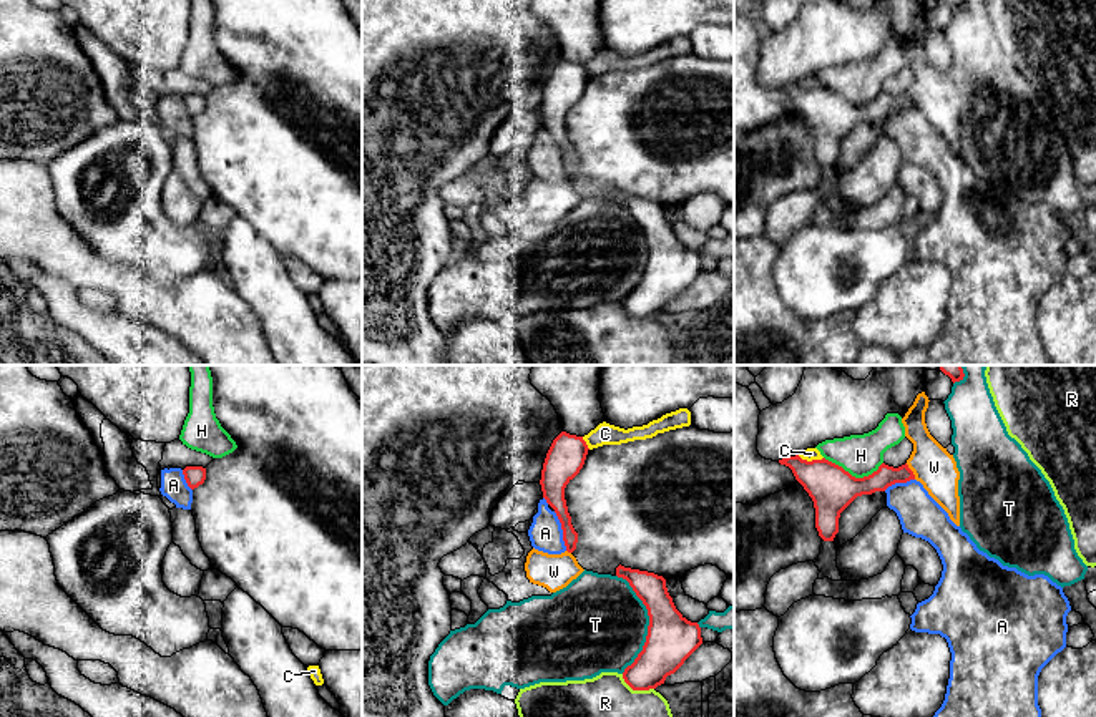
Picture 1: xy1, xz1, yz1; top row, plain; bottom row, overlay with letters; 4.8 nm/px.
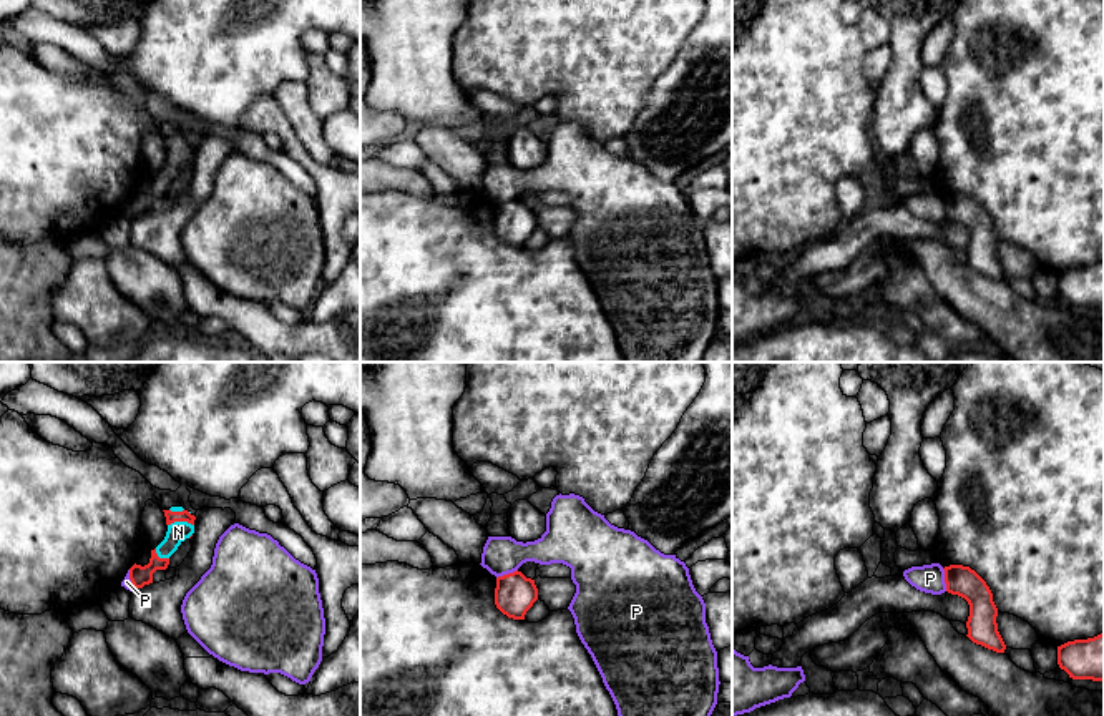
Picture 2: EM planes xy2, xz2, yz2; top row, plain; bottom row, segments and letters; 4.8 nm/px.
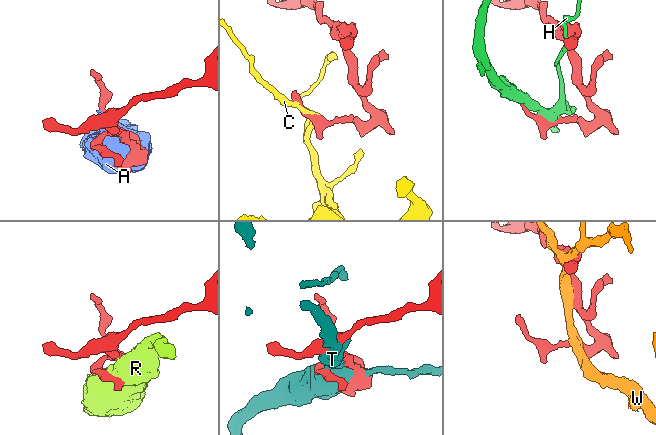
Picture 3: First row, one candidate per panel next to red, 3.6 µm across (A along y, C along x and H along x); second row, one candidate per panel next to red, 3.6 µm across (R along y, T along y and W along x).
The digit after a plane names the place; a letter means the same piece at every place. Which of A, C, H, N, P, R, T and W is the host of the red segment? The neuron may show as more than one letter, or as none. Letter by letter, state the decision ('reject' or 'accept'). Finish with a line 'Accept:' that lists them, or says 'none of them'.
A: reject
C: reject
H: reject
N: accept
P: reject
R: reject
T: reject
W: reject
Accept: N

